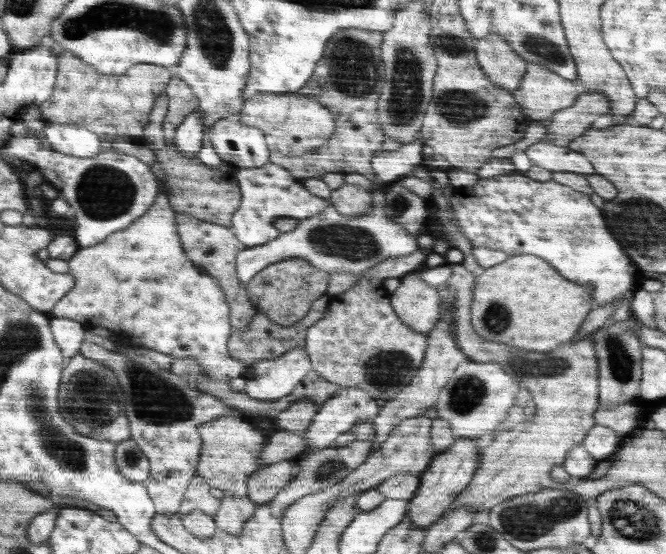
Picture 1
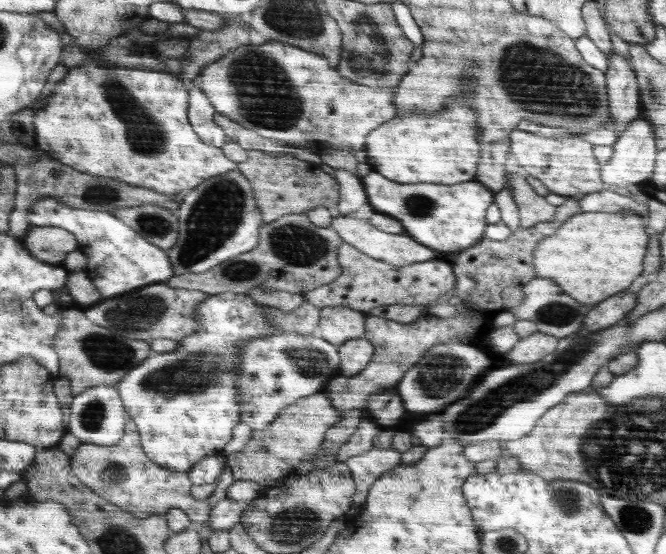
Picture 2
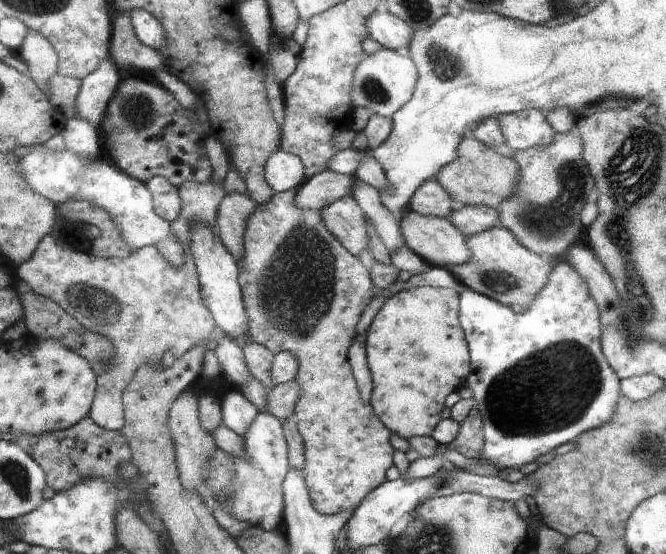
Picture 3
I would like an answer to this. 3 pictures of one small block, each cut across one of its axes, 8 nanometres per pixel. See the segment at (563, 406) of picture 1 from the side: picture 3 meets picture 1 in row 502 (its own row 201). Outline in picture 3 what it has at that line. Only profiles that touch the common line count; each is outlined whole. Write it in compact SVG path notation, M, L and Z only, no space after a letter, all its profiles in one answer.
M468 134L458 146L458 160L444 165L435 179L456 205L484 205L496 209L515 192L519 164L512 157L501 155L496 148L485 146Z

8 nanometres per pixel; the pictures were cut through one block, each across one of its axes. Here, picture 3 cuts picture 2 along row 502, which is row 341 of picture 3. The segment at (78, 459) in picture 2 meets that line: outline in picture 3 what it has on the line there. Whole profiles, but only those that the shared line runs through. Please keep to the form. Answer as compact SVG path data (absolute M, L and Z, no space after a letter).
M210 175L204 182L184 181L178 189L182 198L182 212L178 222L171 222L171 229L187 246L187 261L181 269L174 268L156 247L140 247L133 255L124 258L93 258L86 252L59 247L50 234L43 238L32 258L20 265L17 270L18 280L26 281L34 293L57 302L82 326L87 326L93 333L103 334L113 342L113 354L110 355L103 374L98 378L98 390L88 414L98 426L109 431L119 431L124 426L122 395L140 366L152 365L160 370L164 353L172 353L175 358L180 358L191 348L198 345L205 347L205 344L218 332L215 318L207 309L202 297L195 260L189 254L187 235L191 226L196 223L204 223L215 229L217 208L223 202L226 190L222 183L217 182L214 175Z

